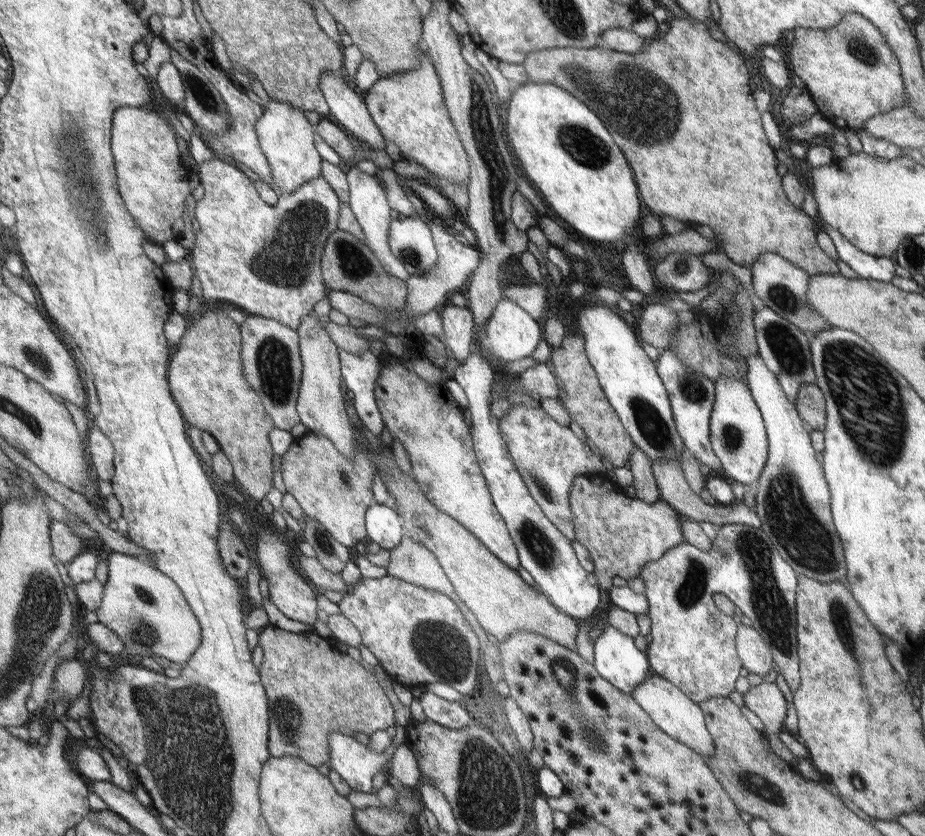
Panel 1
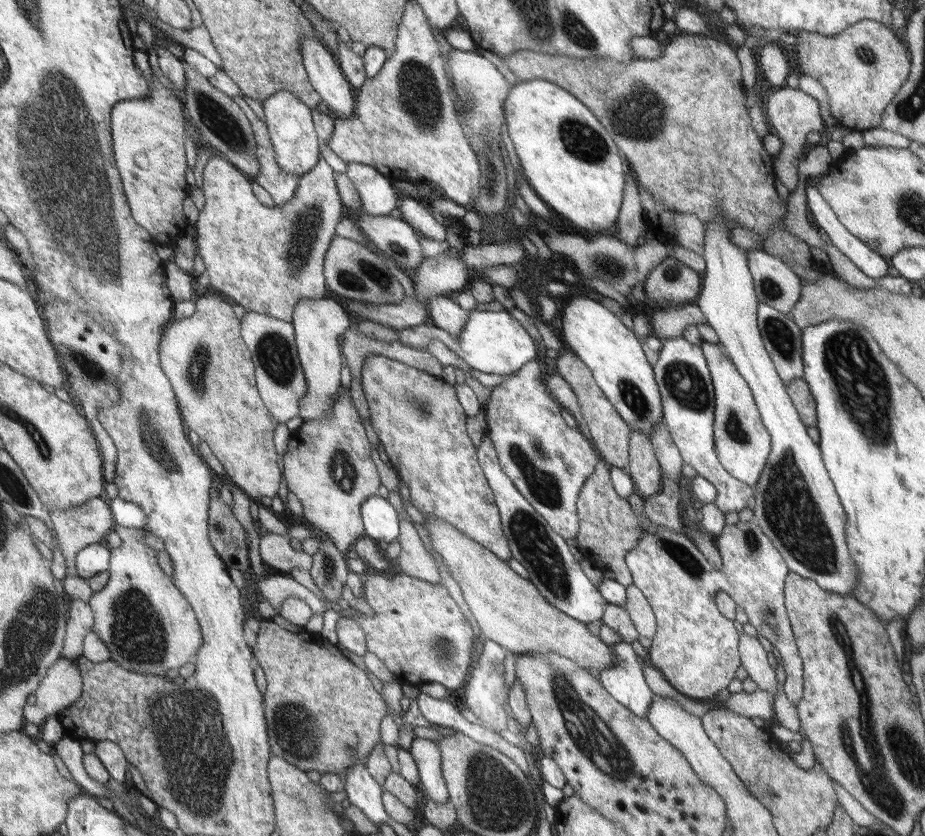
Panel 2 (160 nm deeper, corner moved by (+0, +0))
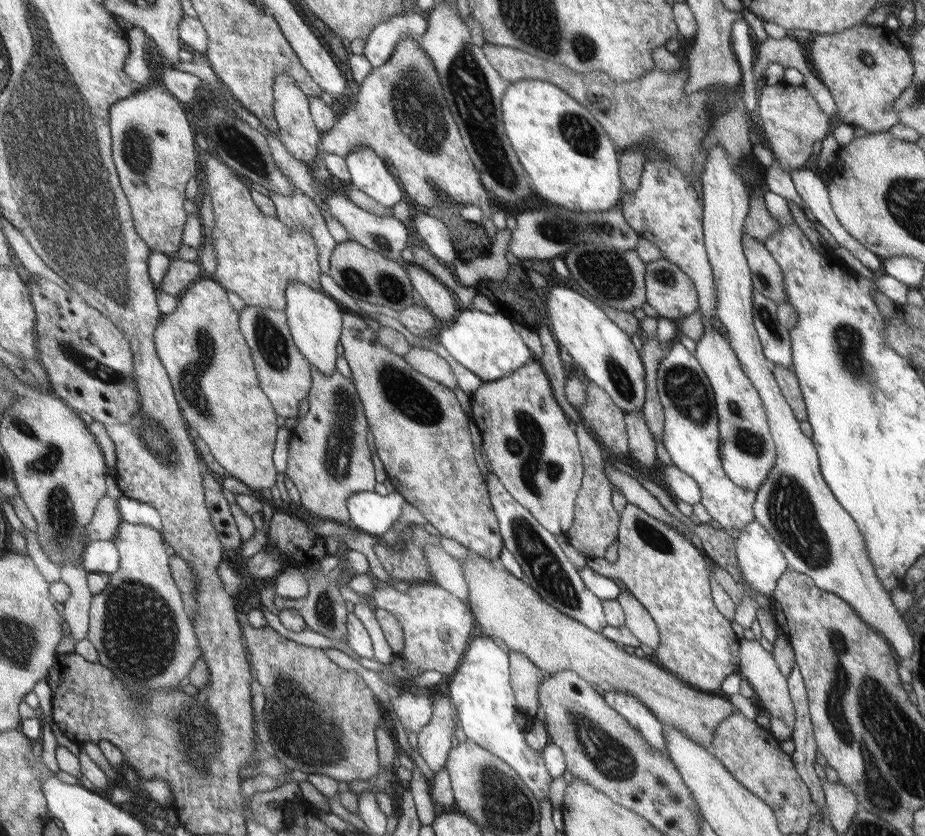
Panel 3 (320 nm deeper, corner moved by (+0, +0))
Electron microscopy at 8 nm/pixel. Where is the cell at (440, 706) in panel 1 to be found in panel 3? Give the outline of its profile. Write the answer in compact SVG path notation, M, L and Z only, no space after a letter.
M408 692L398 694L390 699L393 714L405 732L418 735L422 728L430 722L431 703L428 696L415 696Z

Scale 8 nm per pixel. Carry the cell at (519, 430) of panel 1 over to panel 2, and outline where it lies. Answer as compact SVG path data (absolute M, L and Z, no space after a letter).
M536 361L522 367L514 376L503 378L497 386L490 388L489 398L481 405L487 418L487 437L497 452L498 463L509 477L511 484L522 497L546 520L553 532L566 538L574 538L578 530L577 500L586 480L597 464L589 442L573 428L567 428L561 418L561 408L551 400L548 388L543 384L543 374Z

